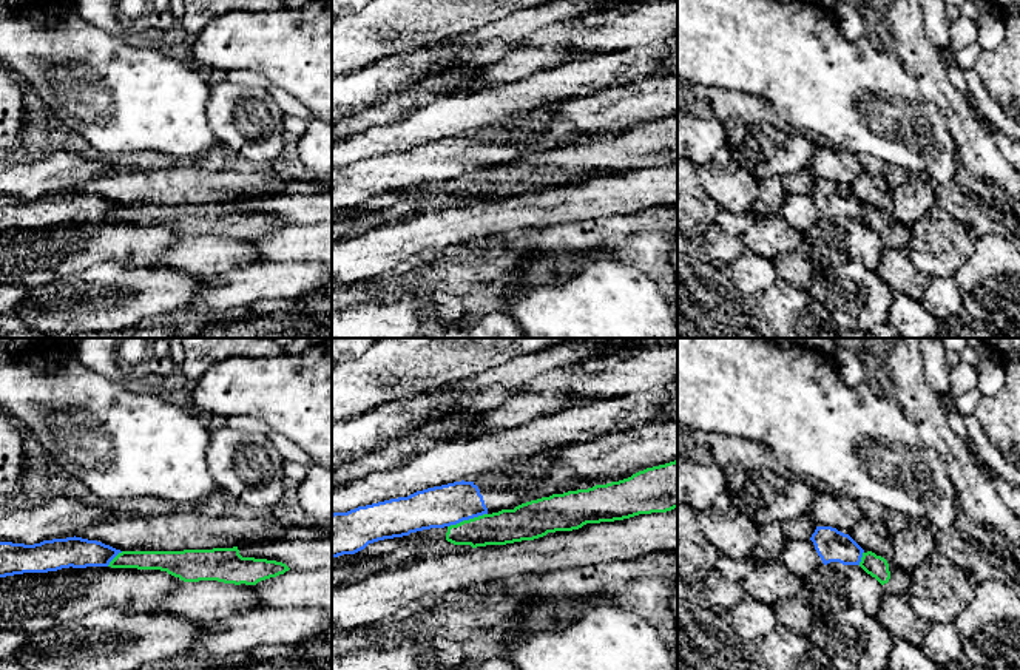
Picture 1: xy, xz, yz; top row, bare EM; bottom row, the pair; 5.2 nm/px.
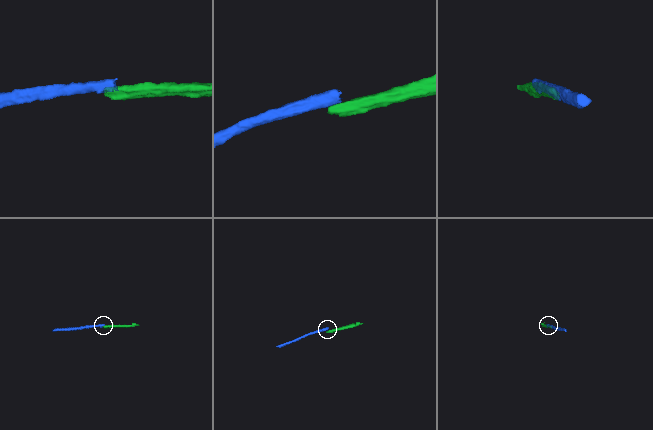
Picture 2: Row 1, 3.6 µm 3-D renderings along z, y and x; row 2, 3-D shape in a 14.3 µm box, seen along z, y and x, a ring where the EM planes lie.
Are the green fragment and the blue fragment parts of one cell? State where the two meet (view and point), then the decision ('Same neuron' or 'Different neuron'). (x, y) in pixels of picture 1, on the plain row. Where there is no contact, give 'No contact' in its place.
Touches green at xz (466, 175). Different neuron

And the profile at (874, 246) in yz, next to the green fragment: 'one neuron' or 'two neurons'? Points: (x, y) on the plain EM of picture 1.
two neurons

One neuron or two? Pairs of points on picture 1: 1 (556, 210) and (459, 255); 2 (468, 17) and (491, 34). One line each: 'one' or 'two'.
1: two
2: two

